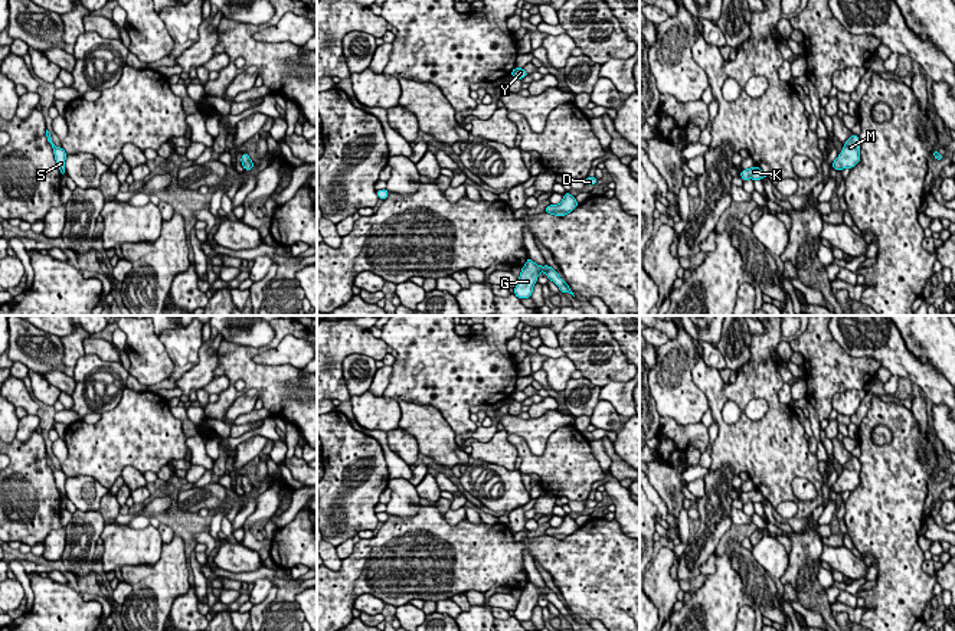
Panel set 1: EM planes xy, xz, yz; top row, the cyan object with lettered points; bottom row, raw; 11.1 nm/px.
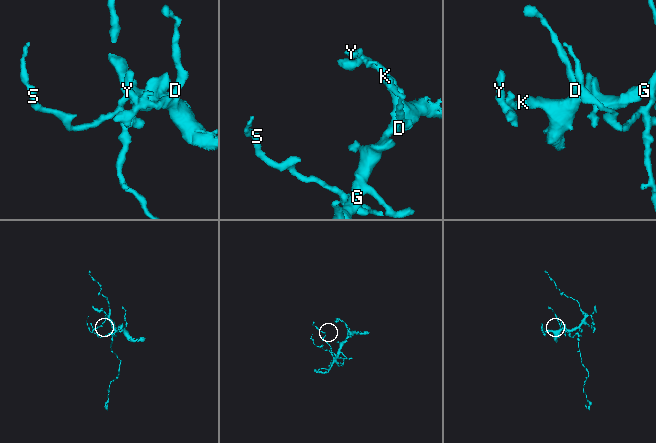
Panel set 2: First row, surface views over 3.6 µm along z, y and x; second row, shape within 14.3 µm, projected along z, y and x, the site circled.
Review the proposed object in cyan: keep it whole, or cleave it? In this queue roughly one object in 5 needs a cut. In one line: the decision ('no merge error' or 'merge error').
no merge error

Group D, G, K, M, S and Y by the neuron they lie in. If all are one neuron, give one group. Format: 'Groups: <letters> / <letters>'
Groups: D G K M S Y

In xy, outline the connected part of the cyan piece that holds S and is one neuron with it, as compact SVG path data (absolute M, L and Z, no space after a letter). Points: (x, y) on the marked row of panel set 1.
M46 130L46 138L48 143L52 146L53 148L53 154L55 154L55 160L56 160L56 166L59 167L60 173L65 173L65 160L66 160L66 153L62 147L56 147L52 141L52 135L50 133Z

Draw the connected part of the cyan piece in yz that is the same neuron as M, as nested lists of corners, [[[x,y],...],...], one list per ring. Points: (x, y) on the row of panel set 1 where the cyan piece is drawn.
[[[856,134],[846,141],[841,153],[833,161],[833,169],[837,171],[843,169],[853,169],[857,163],[860,163],[860,138]]]

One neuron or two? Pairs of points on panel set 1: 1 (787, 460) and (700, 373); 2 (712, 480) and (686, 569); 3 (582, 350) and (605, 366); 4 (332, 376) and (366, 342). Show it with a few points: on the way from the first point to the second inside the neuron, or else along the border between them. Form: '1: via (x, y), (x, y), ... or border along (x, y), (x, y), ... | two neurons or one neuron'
1: via (758, 447), (745, 447), (720, 422), (716, 402) | one neuron
2: via (713, 502), (713, 525), (706, 540), (699, 548) | one neuron
3: via (588, 350), (599, 360) | one neuron
4: via (332, 365), (355, 342) | one neuron

